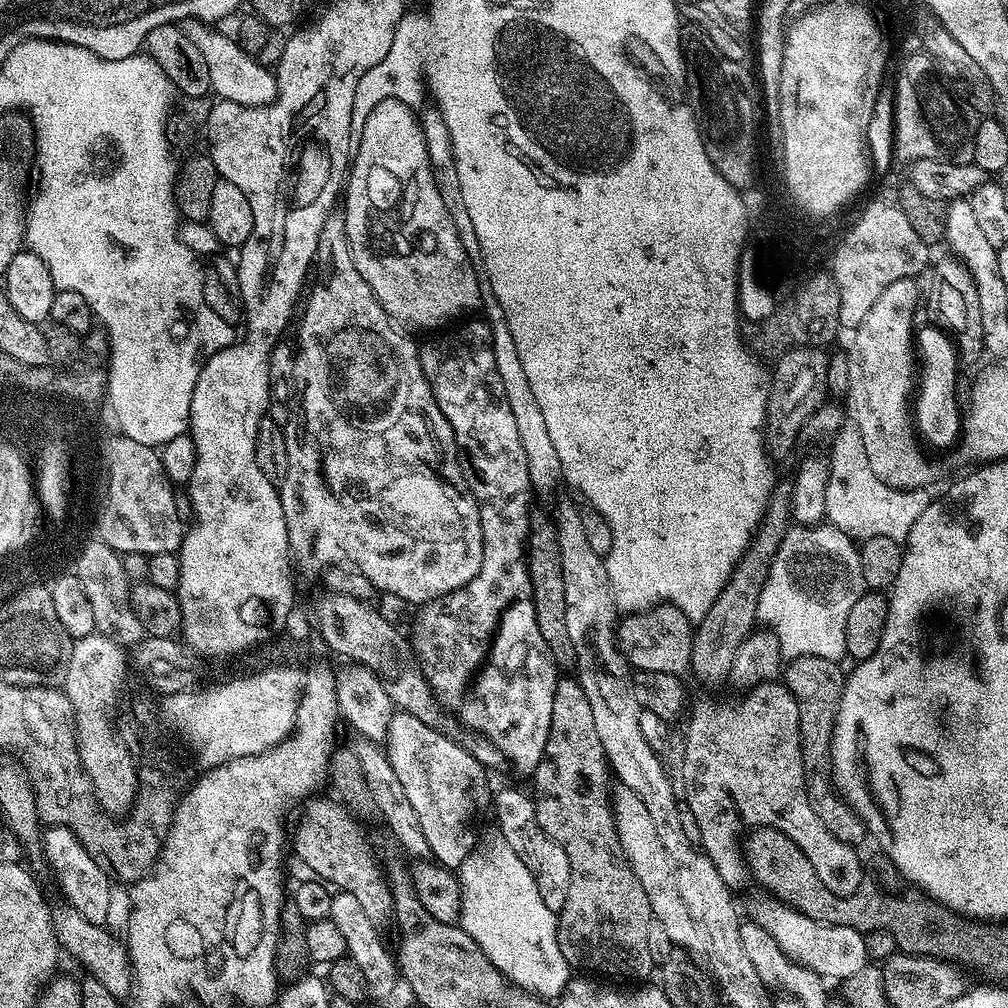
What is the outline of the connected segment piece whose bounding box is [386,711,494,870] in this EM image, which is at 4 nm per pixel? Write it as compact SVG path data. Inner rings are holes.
M397 711L392 717L391 724L388 725L388 738L386 741L386 751L390 758L390 766L394 766L394 774L398 774L398 782L402 782L402 787L406 789L406 798L410 798L410 806L414 806L414 814L418 814L418 823L422 825L422 834L426 834L426 842L431 859L439 864L445 870L459 869L462 862L466 862L466 858L476 848L478 839L478 831L476 832L476 820L480 820L484 816L484 811L489 811L490 805L494 800L494 788L488 785L488 772L480 765L480 760L476 756L471 756L466 749L451 736L442 736L438 730L434 730L430 726L426 726L426 722L418 722L418 718L414 718L410 714Z

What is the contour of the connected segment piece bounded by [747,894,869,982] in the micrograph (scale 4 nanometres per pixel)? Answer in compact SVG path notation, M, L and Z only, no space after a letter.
M771 894L759 895L749 902L747 915L758 926L762 926L762 930L766 930L766 934L770 934L770 938L774 938L774 942L778 942L778 946L782 946L782 950L794 962L814 970L828 982L842 982L869 963L863 932L850 926L825 924L822 920L815 920L794 910Z

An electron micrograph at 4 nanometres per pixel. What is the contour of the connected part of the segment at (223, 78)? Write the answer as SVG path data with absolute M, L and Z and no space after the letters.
M187 18L179 21L178 27L186 34L186 38L190 38L190 42L194 42L194 46L198 46L198 51L202 53L202 59L206 62L206 70L210 70L211 91L213 93L217 92L215 95L219 99L238 102L239 104L268 104L276 96L275 75L267 67L261 65L257 57L242 51L239 43L229 33L228 37L226 33L219 32L216 29L219 27L197 18Z

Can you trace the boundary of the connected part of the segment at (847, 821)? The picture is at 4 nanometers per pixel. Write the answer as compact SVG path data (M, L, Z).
M813 656L788 660L782 672L783 683L788 685L790 694L794 694L794 702L798 702L804 781L810 806L814 814L818 814L822 826L826 826L826 830L830 830L830 834L834 834L838 842L860 846L860 843L866 840L864 823L858 818L858 814L850 807L847 800L838 795L830 767L832 731L836 725L836 711L844 693L845 679L846 675L839 669L837 661Z

